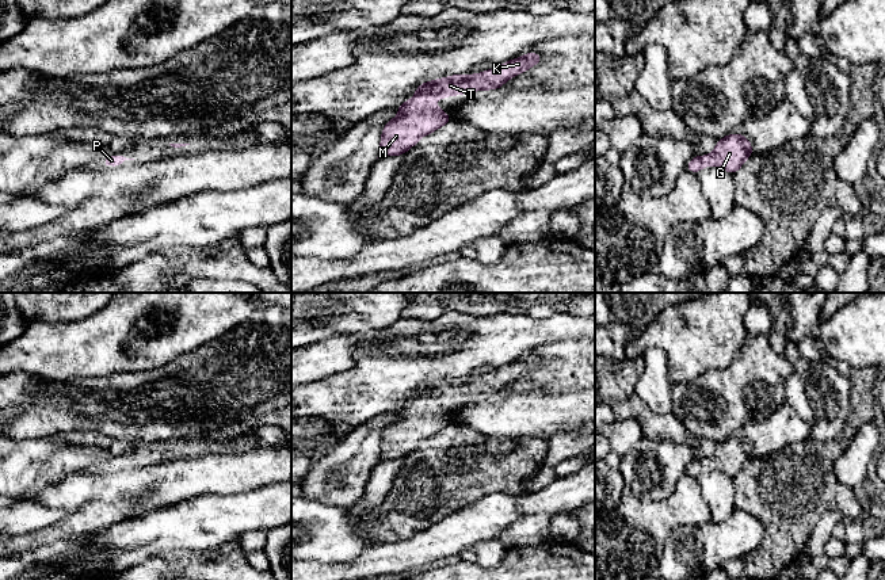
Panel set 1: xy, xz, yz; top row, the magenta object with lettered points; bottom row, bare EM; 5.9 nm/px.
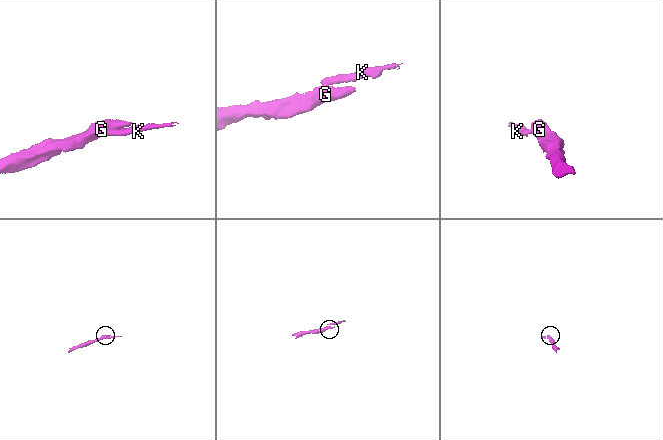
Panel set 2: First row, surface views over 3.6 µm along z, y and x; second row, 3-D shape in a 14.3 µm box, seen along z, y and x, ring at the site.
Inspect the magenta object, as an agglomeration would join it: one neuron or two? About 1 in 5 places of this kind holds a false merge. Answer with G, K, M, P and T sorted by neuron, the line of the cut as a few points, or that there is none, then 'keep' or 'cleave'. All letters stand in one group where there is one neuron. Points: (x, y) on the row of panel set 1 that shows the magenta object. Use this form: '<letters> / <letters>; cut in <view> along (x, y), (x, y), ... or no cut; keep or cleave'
G K M P T; no cut; keep

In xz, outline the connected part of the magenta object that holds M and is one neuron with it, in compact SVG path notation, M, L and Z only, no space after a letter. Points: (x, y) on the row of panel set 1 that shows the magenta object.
M529 51L522 57L510 60L496 68L484 70L481 73L451 75L443 79L430 80L417 85L415 89L415 96L408 102L403 102L398 104L398 115L385 123L381 133L381 144L377 159L385 156L403 156L407 150L413 148L421 137L431 134L435 130L440 129L443 125L451 122L451 115L449 115L445 110L439 110L434 104L435 100L476 91L499 89L507 80L518 76L522 72L529 70L530 68L541 62L541 54Z

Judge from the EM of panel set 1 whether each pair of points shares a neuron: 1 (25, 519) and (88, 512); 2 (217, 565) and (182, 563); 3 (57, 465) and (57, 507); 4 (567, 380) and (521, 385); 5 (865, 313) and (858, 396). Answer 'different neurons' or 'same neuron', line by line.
1: different neurons
2: same neuron
3: different neurons
4: same neuron
5: different neurons

